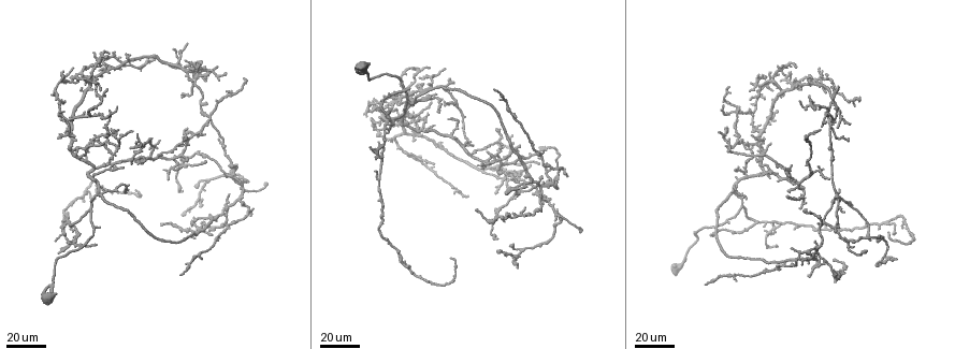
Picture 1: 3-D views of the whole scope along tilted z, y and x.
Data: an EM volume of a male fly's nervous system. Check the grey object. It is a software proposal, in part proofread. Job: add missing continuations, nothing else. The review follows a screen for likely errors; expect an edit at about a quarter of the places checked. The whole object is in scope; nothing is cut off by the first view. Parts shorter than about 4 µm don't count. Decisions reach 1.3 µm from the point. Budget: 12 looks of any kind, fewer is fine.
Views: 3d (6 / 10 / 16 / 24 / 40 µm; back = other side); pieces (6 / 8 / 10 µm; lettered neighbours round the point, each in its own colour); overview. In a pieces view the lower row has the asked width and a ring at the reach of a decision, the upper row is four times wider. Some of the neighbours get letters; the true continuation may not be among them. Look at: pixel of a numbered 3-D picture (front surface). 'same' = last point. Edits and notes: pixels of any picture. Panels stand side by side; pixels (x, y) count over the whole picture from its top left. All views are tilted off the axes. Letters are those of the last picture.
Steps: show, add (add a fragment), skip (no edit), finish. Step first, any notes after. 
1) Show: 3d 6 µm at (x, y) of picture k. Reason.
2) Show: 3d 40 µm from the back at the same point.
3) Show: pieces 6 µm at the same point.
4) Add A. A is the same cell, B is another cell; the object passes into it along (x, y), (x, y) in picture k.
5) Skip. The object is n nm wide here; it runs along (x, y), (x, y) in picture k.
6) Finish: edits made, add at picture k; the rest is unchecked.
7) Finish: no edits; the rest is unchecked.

Show: 3d 24 µm at (837, 126) of picture 1.

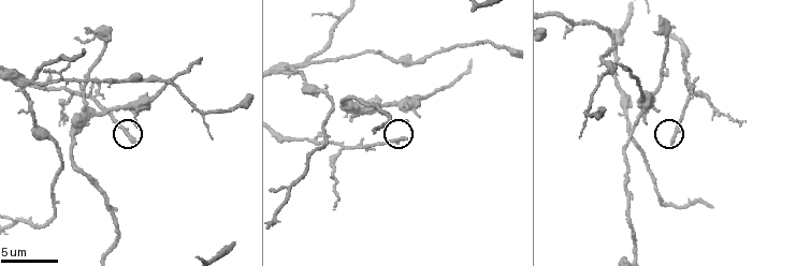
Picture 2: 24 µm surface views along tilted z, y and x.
Show: pieces 6 µm at (405, 140) of picture 2. What lies round it.

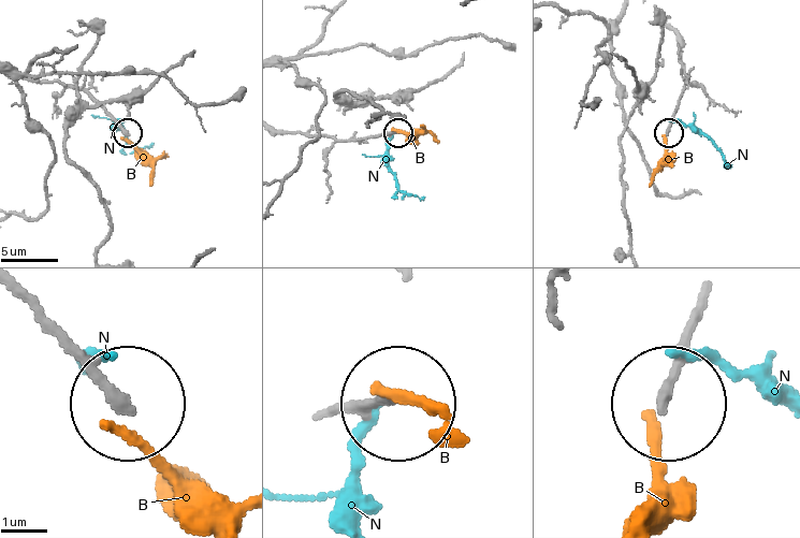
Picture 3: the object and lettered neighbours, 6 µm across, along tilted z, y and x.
Skip. The object is 240 nm wide here; B and N are other cells; it runs along (701, 306), (668, 400) in picture 3; none of them fits.

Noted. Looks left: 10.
Show: pieces 10 µm at (472, 64) of picture 2. Free end.

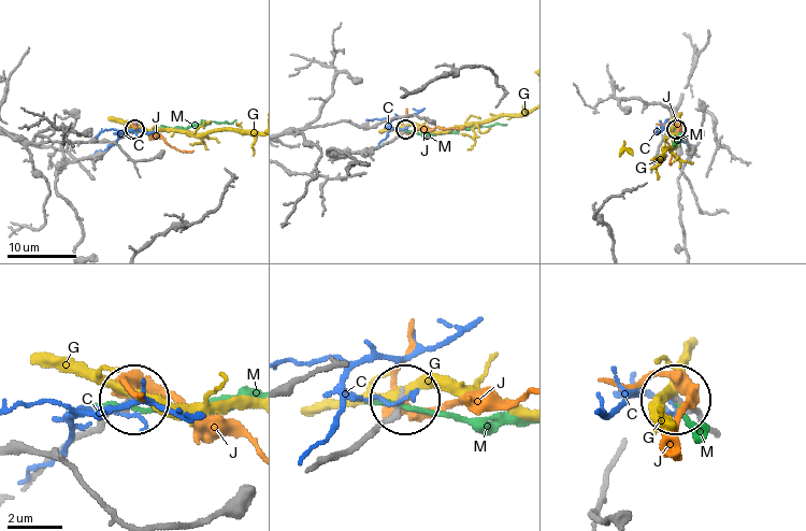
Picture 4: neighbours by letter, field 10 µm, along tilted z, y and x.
Skip. C, G, J and M are other cells; it runs along (315, 467), (349, 454), (402, 406) in picture 4; no lettered fragment goes on from it.

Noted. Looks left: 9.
Show: 3d 24 µm at (519, 146) of picture 1.

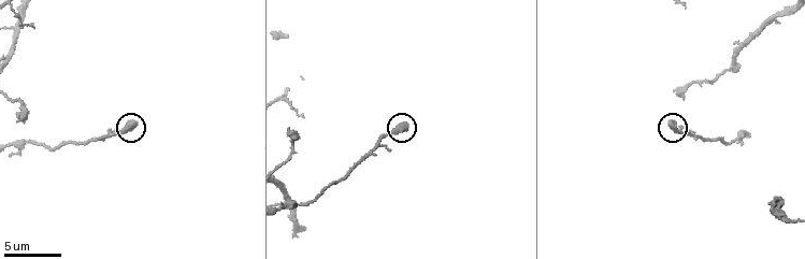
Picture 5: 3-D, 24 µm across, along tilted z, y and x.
Show: pieces 6 µm at (133, 121) of picture 5.

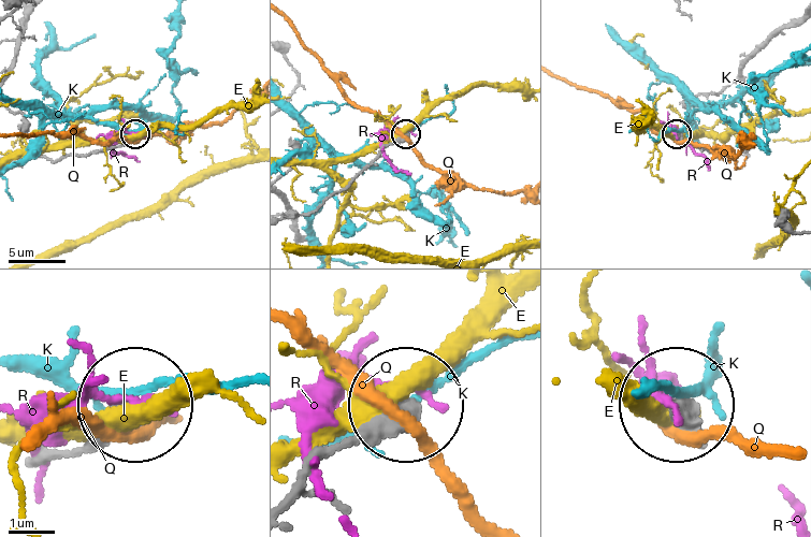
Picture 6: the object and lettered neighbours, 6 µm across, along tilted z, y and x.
Skip. E, K, Q and R are other cells; it runs along (301, 482), (401, 411) in picture 6; no lettered fragment goes on from it.

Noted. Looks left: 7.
Show: 3d 40 µm at (437, 94) of picture 1. Branch stops here.

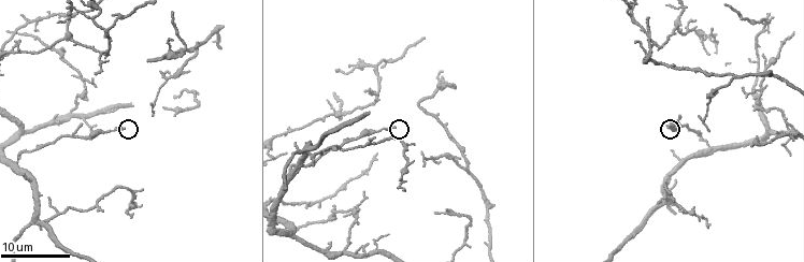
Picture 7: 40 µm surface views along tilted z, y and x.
Show: pieces 6 µm at (123, 127) of picture 7.

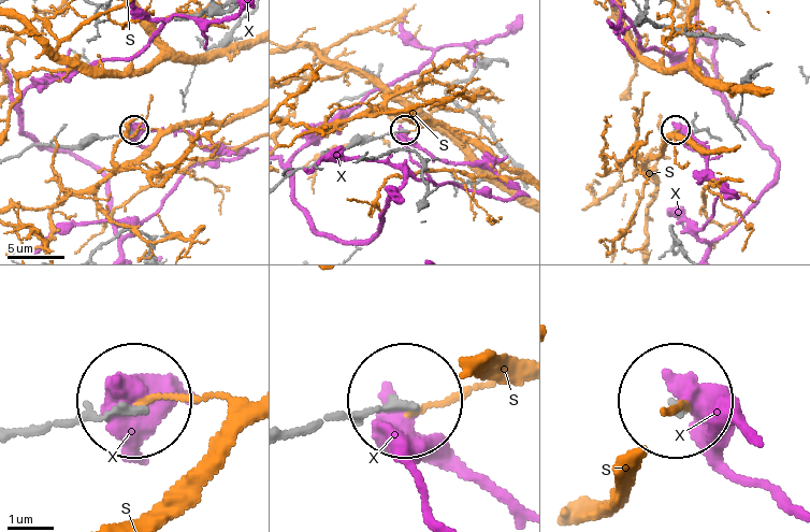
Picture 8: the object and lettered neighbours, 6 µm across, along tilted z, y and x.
Skip. S and X are other cells; it runs along (17, 433), (129, 405) in picture 8; no lettered fragment goes on from it.

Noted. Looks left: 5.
Show: 3d 40 µm at (830, 149) of picture 1. Branch stops here.

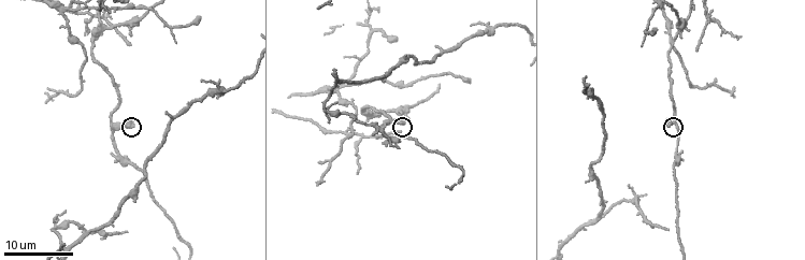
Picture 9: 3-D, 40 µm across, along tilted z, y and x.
Show: pieces 6 µm at (401, 124) of picture 9.

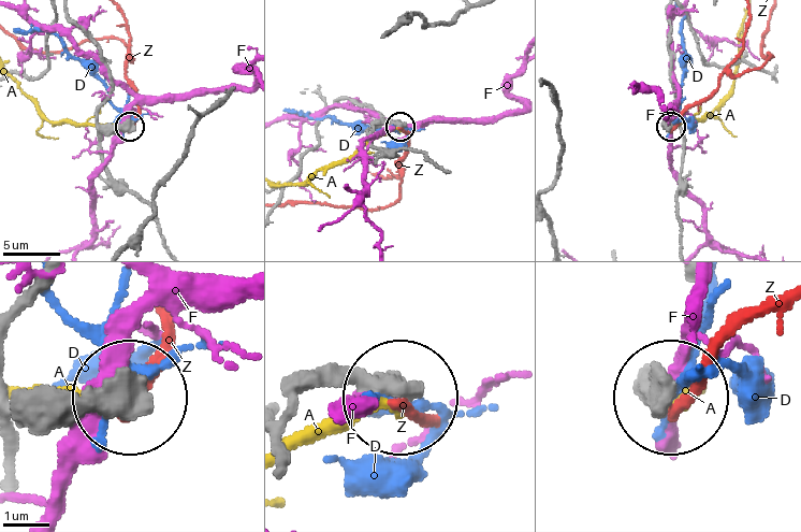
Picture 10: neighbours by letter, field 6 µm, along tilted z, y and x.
Skip. The object is 500 nm wide here; A, D, F and Z are other cells; no lettered fragment goes on from it.

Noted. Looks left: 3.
Show: 3d 40 µm at (433, 163) of picture 1.

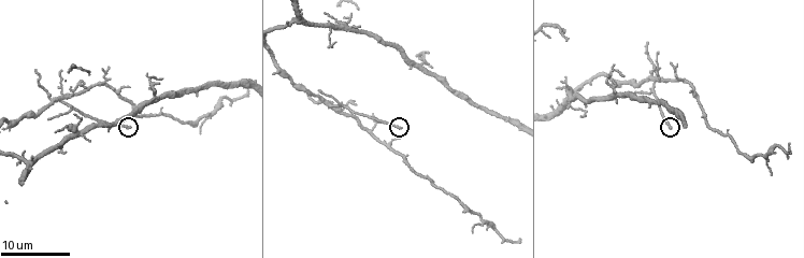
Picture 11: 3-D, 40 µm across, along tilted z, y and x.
Show: 3d 6 µm at (400, 128) of picture 11.

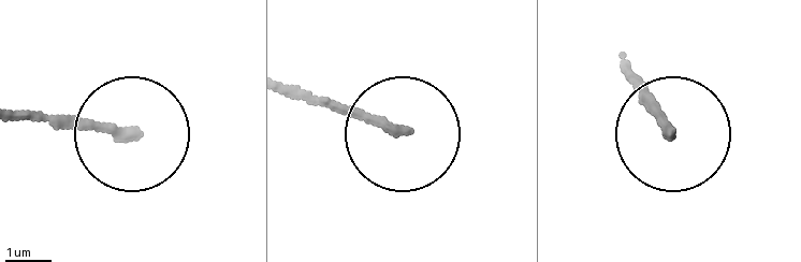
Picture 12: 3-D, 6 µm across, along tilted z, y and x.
Show: pieces 6 µm at (665, 133) of picture 12. See the neighbours.

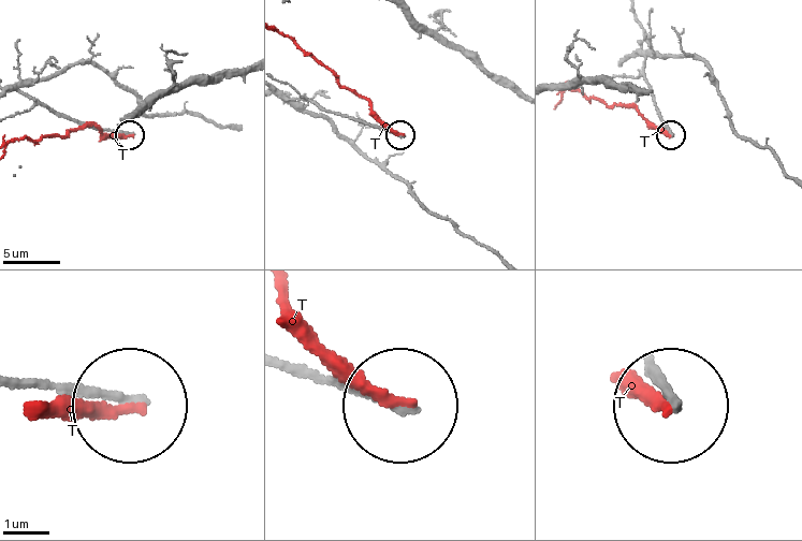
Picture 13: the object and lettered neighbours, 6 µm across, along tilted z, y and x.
Skip. The object is 210 nm wide here; T is another cell; it runs along (14, 380), (126, 403) in picture 13; none of them fits.

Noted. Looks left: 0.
Finish: no edits; the rest is unchecked.

